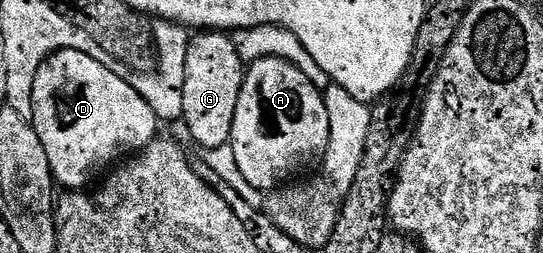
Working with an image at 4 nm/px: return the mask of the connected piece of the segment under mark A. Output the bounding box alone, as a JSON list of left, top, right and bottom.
[231,58,330,194]

